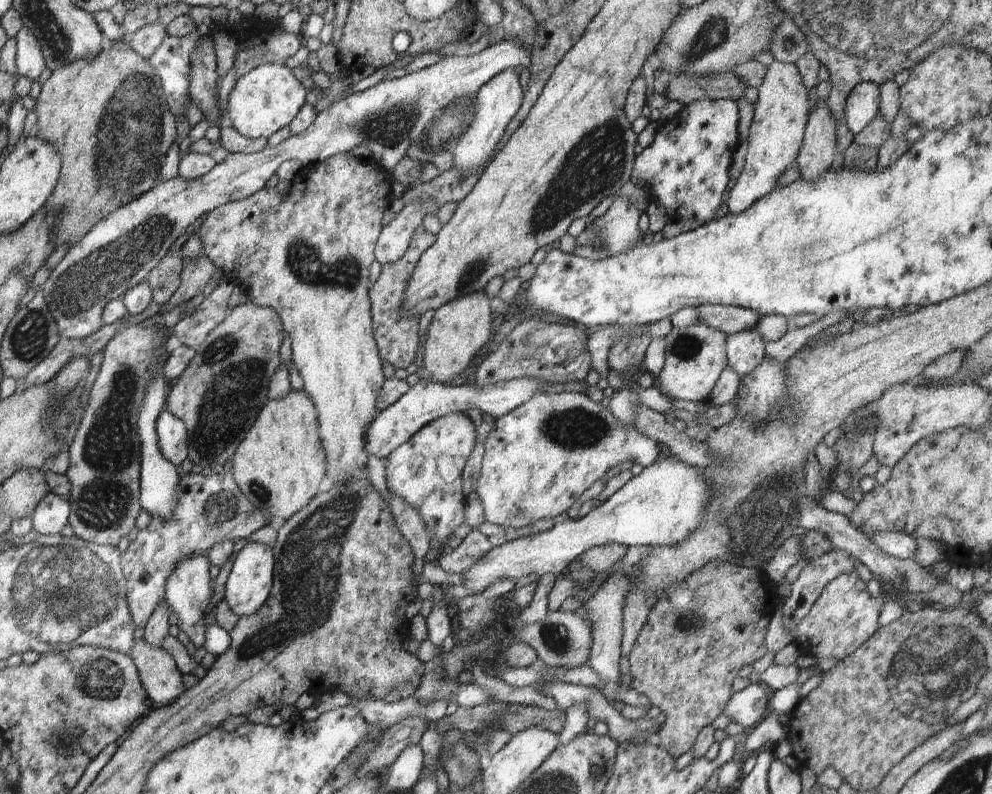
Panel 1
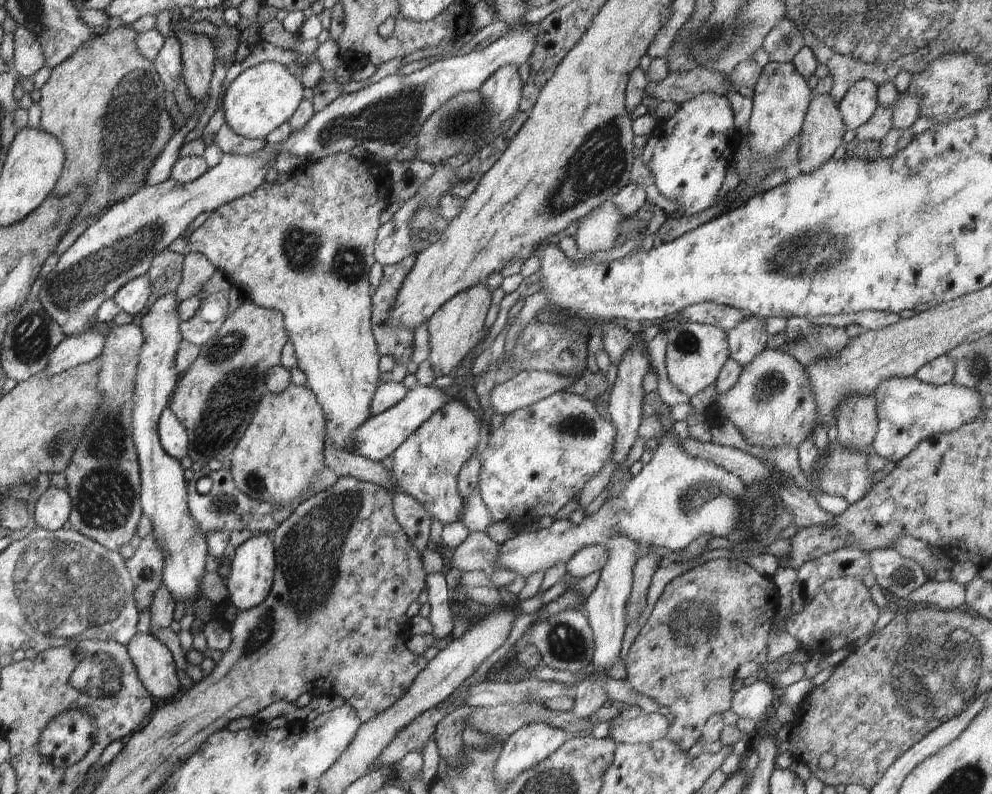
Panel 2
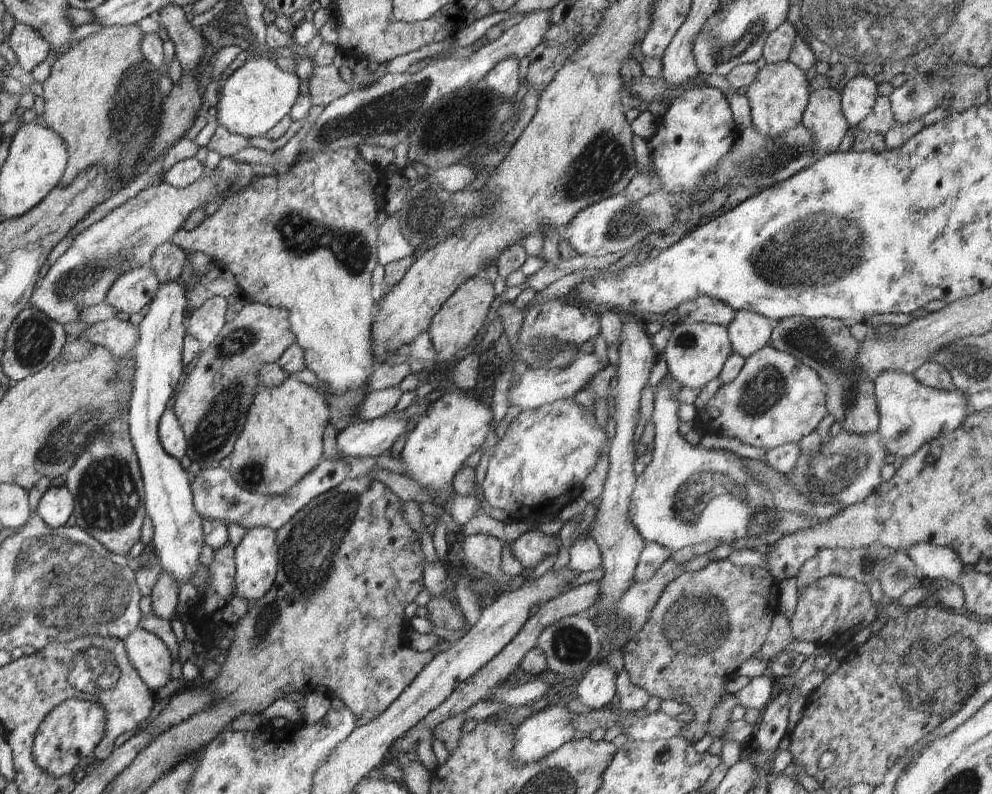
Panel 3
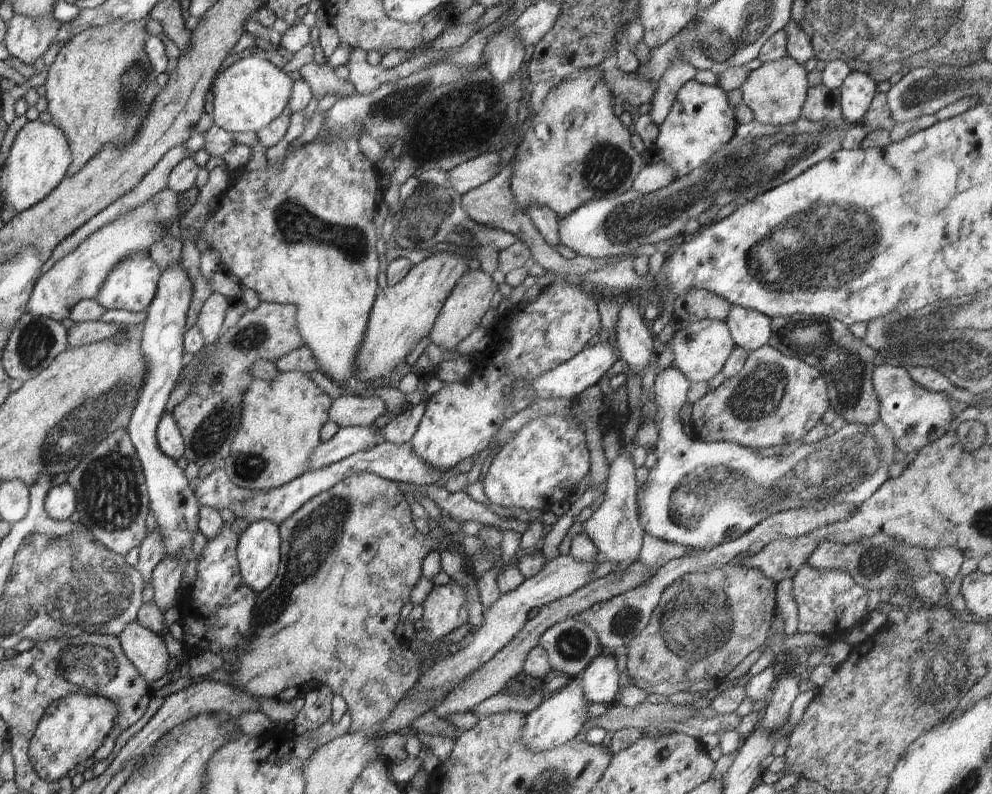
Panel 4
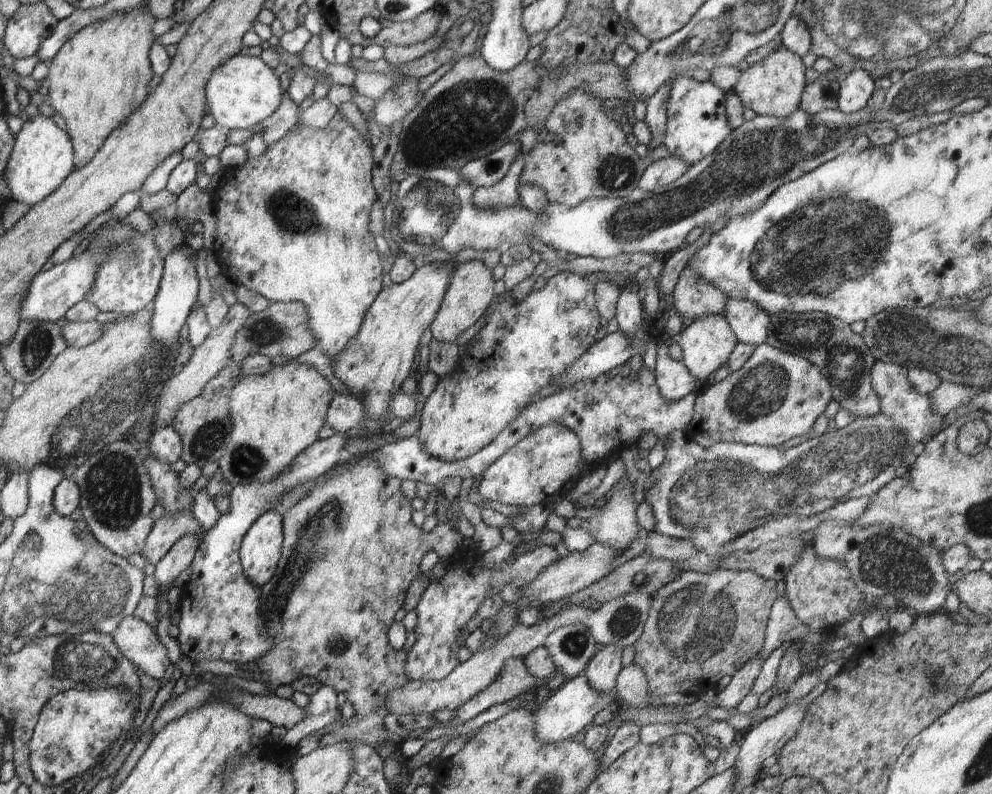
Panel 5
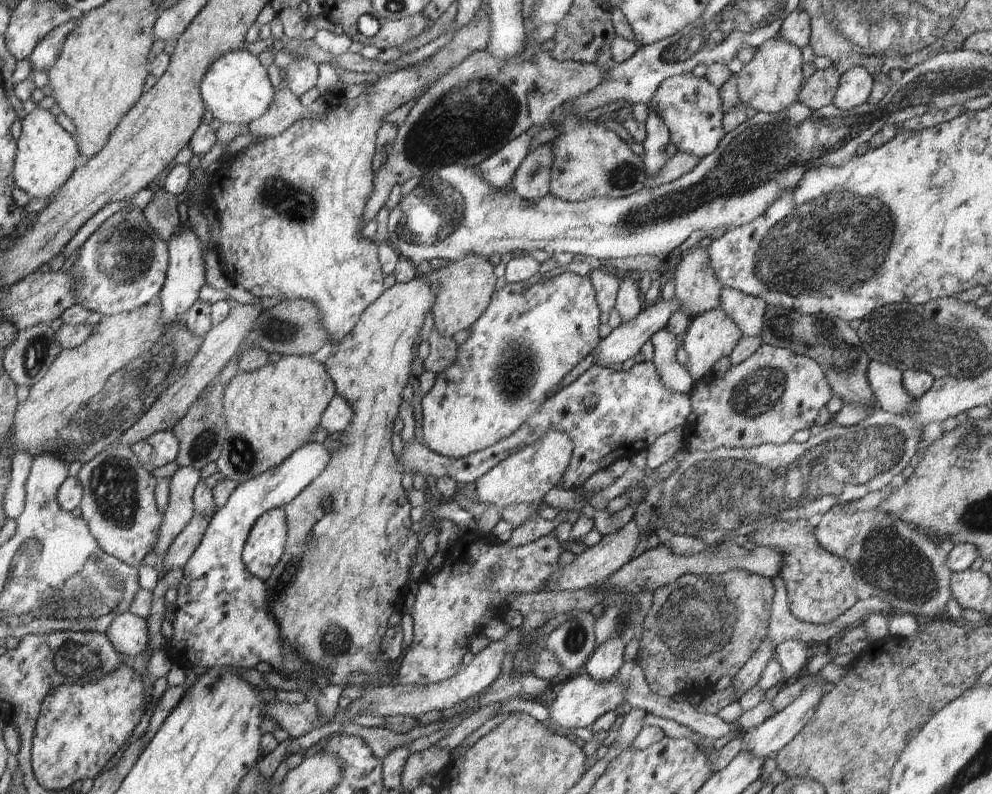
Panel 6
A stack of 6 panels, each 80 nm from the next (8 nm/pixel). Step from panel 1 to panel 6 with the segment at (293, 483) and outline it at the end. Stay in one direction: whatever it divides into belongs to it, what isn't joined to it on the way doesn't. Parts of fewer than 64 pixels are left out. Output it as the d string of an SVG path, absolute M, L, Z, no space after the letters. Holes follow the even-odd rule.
M281 355L278 361L270 361L261 369L236 373L223 392L227 437L222 443L221 455L214 462L217 470L226 479L242 484L281 465L297 448L308 444L312 430L319 425L322 413L335 394L335 384L328 371L312 355Z

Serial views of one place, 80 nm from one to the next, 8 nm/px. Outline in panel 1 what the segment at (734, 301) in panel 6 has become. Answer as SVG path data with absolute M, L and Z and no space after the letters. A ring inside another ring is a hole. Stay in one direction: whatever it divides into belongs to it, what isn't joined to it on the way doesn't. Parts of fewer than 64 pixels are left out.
M744 329L727 335L727 364L740 376L746 376L763 361L765 346L756 329Z

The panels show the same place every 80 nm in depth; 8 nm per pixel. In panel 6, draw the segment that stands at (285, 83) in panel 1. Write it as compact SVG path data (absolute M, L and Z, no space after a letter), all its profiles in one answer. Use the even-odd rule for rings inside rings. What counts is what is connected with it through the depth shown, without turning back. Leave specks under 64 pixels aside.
M245 48L227 52L211 62L200 85L202 100L213 118L218 118L223 124L241 124L244 128L266 112L275 90L259 58Z

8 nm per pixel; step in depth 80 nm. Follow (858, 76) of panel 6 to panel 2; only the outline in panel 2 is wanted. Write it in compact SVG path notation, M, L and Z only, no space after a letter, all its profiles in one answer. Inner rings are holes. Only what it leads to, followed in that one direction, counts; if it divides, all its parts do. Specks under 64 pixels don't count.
M870 79L855 82L838 103L841 117L848 128L849 136L865 123L877 109L878 86Z

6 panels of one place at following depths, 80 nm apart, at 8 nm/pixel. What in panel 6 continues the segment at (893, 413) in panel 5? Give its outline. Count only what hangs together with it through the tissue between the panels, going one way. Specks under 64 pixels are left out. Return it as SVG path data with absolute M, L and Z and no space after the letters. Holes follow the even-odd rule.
M878 361L868 363L866 376L882 411L900 414L913 409L916 399L903 387L902 373L898 368Z

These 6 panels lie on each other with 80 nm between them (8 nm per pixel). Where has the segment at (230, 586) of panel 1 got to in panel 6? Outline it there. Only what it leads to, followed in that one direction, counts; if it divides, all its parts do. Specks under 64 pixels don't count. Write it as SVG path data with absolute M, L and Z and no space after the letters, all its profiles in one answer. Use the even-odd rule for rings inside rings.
M283 507L264 512L250 529L243 546L242 560L246 568L266 581L284 554L286 539L287 522Z

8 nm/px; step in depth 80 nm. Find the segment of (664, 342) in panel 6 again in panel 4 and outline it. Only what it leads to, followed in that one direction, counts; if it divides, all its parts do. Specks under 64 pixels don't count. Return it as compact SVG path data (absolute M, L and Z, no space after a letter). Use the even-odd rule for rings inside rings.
M668 367L658 372L656 375L655 383L652 388L655 394L655 401L657 402L657 420L656 424L659 430L658 442L655 444L652 452L657 456L656 464L649 469L649 476L644 483L643 487L639 489L637 503L639 510L639 520L642 528L650 536L661 538L666 542L678 543L691 549L699 549L700 551L712 550L715 546L722 543L727 543L740 536L745 535L749 530L752 530L757 524L766 520L769 516L779 513L780 511L787 511L790 509L808 509L820 510L826 508L829 504L840 502L854 502L857 506L868 500L888 479L888 468L892 466L900 457L900 450L896 446L890 429L881 421L877 420L874 424L859 425L856 423L846 423L840 430L836 432L830 431L822 440L815 443L802 443L789 455L772 455L762 456L753 447L747 447L740 443L732 441L712 441L705 443L691 438L687 434L685 427L680 422L679 412L682 405L687 401L686 394L690 390L691 382L683 376L683 372L676 367Z

